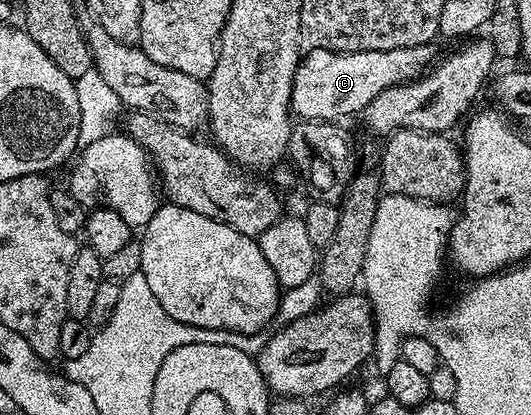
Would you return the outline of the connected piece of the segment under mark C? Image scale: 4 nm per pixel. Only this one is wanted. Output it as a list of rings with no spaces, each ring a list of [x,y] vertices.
[[[431,45],[411,46],[410,48],[390,48],[389,50],[363,50],[362,52],[334,52],[312,48],[301,57],[300,64],[294,72],[292,84],[292,112],[297,119],[314,122],[331,122],[344,120],[347,114],[359,115],[378,96],[391,86],[403,86],[423,75],[433,65]]]

